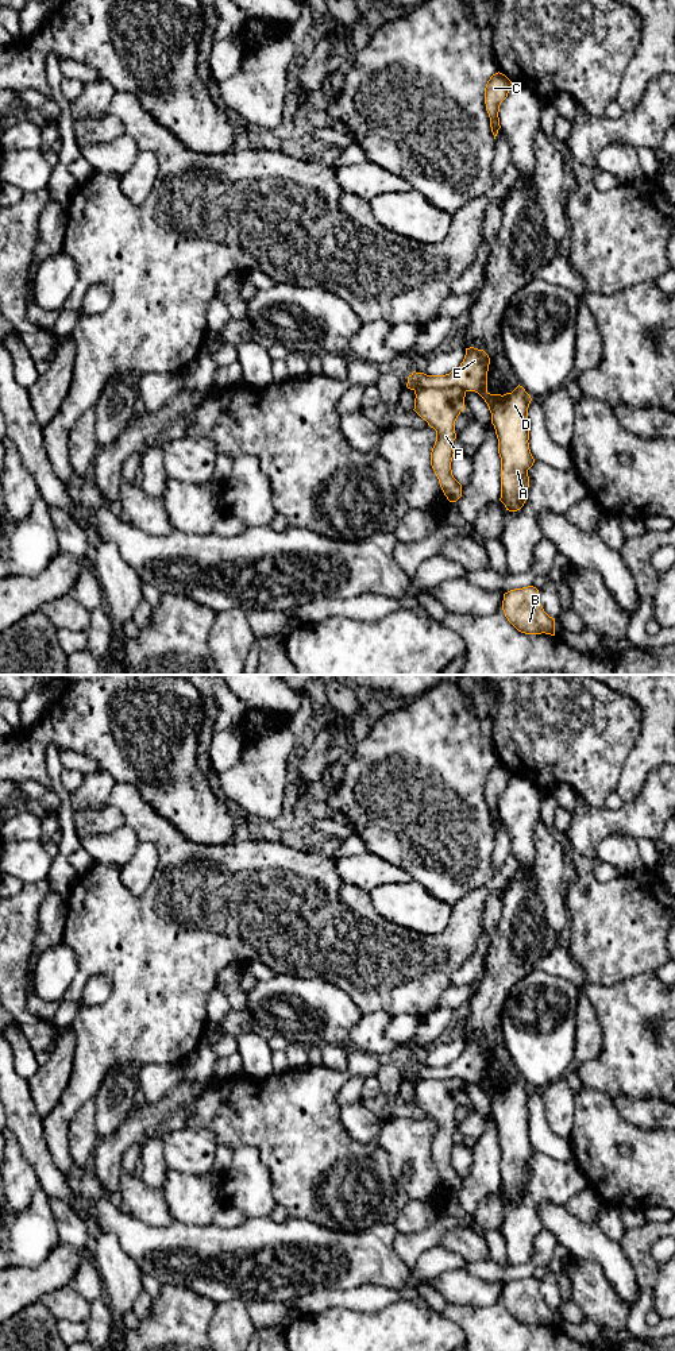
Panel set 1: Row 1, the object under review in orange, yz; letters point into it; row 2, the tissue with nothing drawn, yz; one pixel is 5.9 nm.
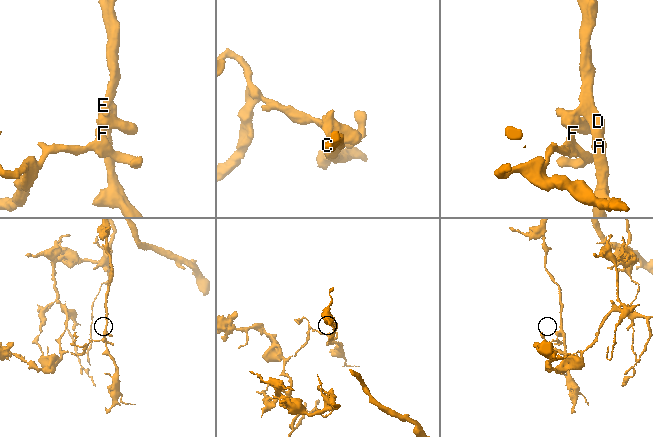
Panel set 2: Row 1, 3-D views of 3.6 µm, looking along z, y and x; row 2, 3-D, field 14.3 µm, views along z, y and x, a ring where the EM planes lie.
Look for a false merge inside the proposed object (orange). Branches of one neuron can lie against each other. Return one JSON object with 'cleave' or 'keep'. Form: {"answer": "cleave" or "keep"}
{"answer": "cleave"}

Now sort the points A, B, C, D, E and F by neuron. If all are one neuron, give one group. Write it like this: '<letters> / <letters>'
A B C D E / F

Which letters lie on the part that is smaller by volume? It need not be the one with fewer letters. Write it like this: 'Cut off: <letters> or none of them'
Cut off: F

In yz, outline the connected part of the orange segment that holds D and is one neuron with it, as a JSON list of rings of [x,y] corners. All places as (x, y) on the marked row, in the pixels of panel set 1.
[[[466,348],[463,362],[446,375],[427,375],[413,371],[408,377],[406,387],[418,390],[424,387],[450,389],[460,387],[464,391],[478,393],[489,406],[491,424],[498,439],[501,458],[501,498],[506,510],[520,510],[529,487],[528,470],[535,459],[529,449],[528,408],[531,395],[522,386],[512,393],[490,394],[487,391],[487,371],[490,358],[483,350]]]

